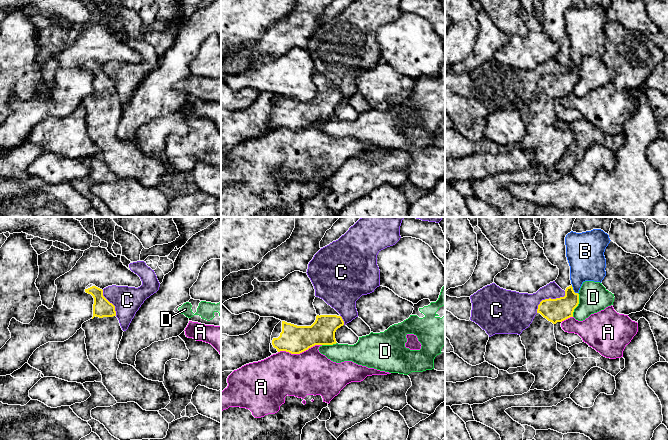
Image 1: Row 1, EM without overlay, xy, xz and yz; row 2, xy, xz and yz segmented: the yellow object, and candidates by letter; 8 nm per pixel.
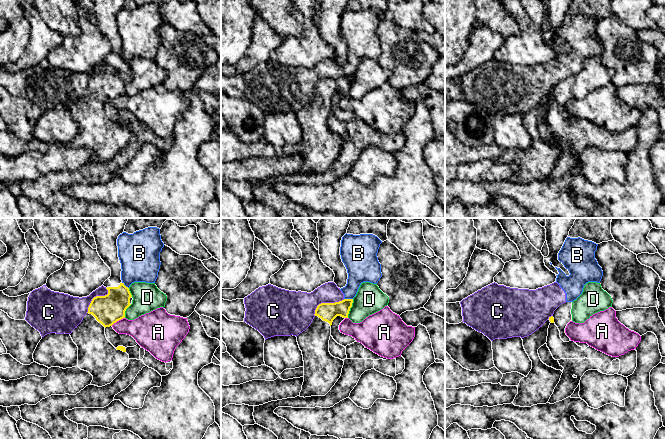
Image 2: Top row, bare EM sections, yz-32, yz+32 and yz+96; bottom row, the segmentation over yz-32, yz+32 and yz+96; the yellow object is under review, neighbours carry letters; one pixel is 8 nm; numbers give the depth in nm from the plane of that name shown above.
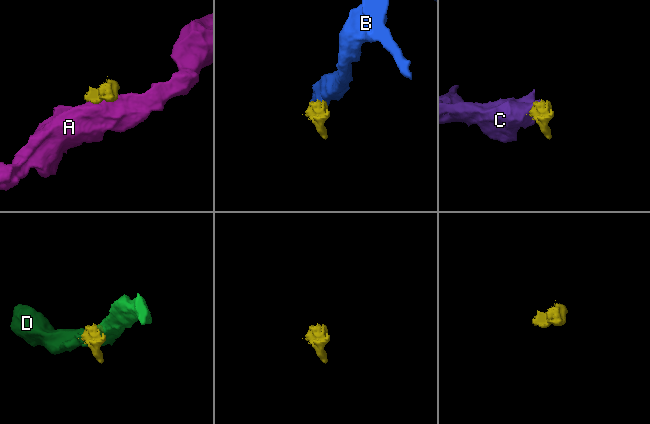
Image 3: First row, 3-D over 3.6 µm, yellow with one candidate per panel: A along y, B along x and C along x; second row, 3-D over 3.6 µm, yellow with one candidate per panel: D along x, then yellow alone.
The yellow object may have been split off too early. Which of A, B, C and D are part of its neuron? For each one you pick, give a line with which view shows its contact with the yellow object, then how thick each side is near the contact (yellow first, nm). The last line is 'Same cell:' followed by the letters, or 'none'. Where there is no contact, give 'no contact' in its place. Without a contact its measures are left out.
Same cell: none

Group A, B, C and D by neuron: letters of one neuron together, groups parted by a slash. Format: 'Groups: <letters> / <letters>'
Groups: A / B C / D

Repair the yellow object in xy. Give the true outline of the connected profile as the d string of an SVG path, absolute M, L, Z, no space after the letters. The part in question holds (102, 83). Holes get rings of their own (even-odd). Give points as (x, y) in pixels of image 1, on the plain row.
M90 60L85 68L94 74L93 93L82 100L85 107L85 120L89 137L102 151L102 159L117 179L135 178L143 186L159 187L170 179L170 172L163 158L144 154L133 142L122 140L117 135L117 126L123 112L123 106L116 93L115 82L104 72L103 66Z

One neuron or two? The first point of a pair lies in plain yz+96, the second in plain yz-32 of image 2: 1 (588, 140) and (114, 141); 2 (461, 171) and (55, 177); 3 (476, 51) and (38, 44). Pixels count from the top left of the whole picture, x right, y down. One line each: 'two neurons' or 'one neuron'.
1: two neurons
2: two neurons
3: one neuron

